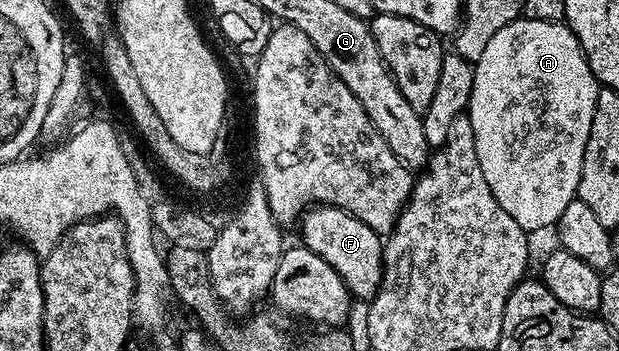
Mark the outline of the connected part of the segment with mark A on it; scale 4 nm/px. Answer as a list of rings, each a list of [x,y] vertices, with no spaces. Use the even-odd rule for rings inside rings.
[[[526,17],[515,19],[490,39],[485,53],[481,53],[481,57],[475,62],[473,93],[465,114],[473,125],[473,141],[477,141],[477,161],[481,161],[481,173],[485,173],[485,182],[489,185],[493,197],[497,197],[497,205],[501,205],[501,209],[505,209],[505,213],[509,213],[509,217],[513,217],[513,221],[517,221],[517,225],[521,225],[523,231],[534,233],[542,227],[554,228],[556,221],[561,217],[561,212],[565,210],[565,205],[569,205],[569,201],[578,196],[581,165],[585,161],[585,145],[589,141],[589,129],[593,125],[593,113],[597,109],[600,90],[601,84],[595,78],[593,69],[589,69],[589,61],[577,37],[563,21],[550,23]]]

